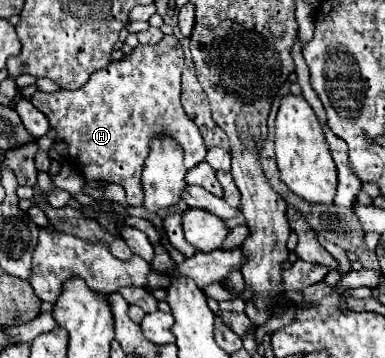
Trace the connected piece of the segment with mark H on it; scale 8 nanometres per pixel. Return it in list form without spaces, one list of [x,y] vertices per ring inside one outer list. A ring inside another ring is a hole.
[[[166,35],[158,45],[154,47],[138,45],[122,61],[112,61],[112,65],[98,69],[96,73],[92,73],[90,81],[76,91],[64,91],[64,89],[56,93],[36,91],[30,97],[30,101],[36,109],[40,109],[46,115],[50,127],[58,131],[58,137],[68,143],[72,165],[76,165],[80,173],[86,175],[88,181],[110,181],[122,185],[126,189],[130,206],[139,207],[143,205],[144,198],[141,182],[142,167],[148,157],[152,137],[162,133],[174,137],[184,149],[184,161],[188,169],[196,167],[206,157],[206,145],[202,141],[202,135],[182,109],[180,99],[182,69],[184,69],[184,51],[174,35]]]

